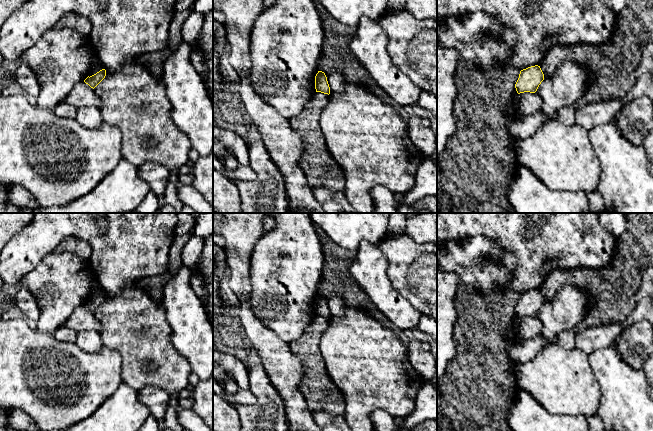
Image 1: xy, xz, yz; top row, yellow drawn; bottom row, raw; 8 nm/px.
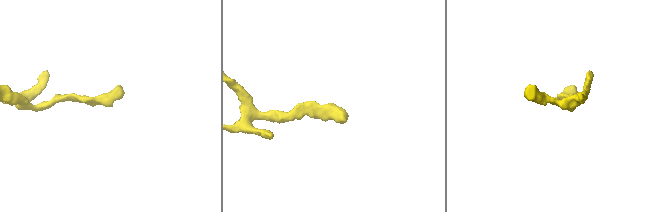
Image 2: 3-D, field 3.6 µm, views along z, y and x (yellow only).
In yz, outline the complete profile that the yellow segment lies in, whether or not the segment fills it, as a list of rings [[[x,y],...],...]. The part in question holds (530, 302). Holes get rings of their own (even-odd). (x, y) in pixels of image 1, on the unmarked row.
[[[535,289],[520,295],[519,302],[515,308],[518,318],[524,316],[535,317],[544,304],[544,298],[540,290]]]

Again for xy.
[[[102,293],[92,300],[88,300],[84,306],[88,308],[91,312],[95,312],[106,300],[106,294]]]

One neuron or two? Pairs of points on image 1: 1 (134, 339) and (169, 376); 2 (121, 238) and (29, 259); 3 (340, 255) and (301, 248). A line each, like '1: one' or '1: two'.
1: one
2: one
3: two

